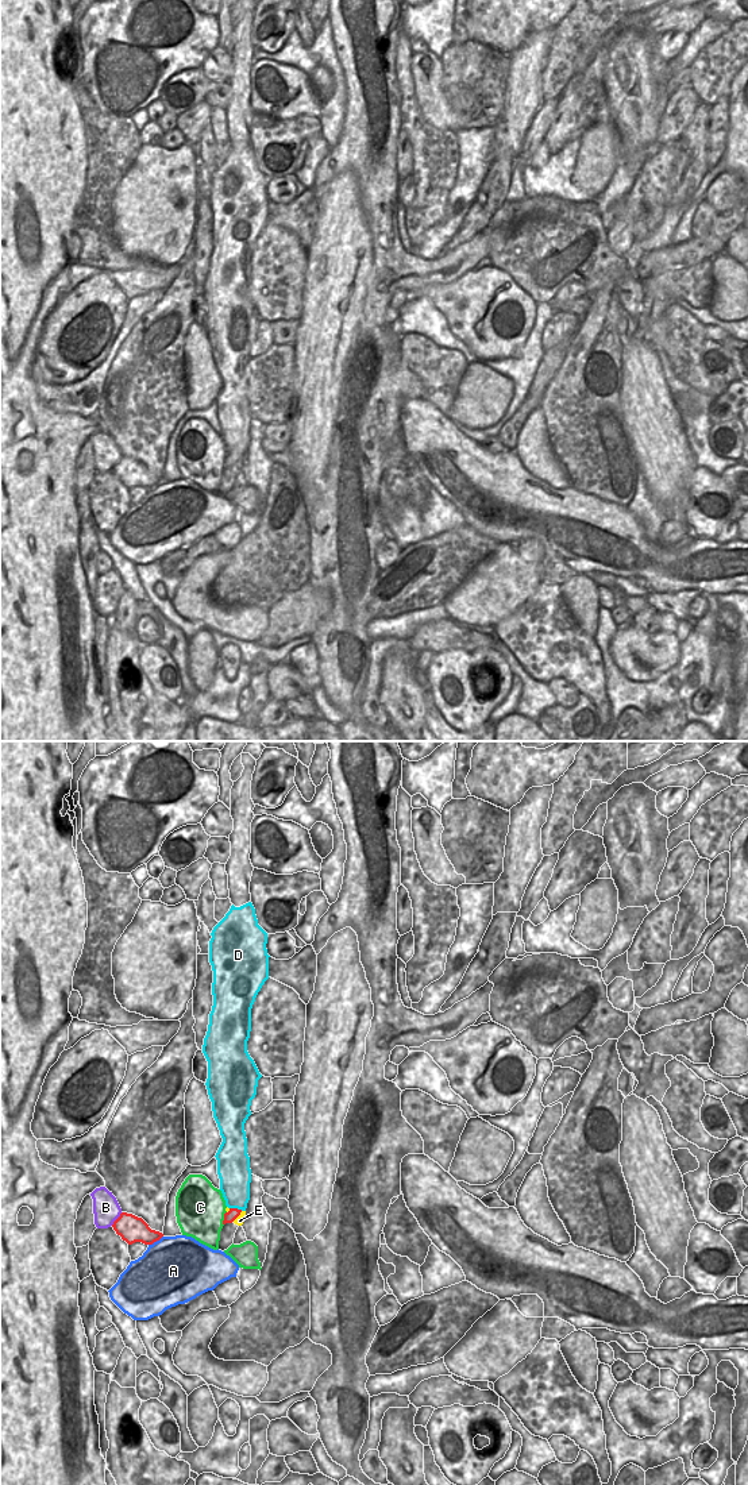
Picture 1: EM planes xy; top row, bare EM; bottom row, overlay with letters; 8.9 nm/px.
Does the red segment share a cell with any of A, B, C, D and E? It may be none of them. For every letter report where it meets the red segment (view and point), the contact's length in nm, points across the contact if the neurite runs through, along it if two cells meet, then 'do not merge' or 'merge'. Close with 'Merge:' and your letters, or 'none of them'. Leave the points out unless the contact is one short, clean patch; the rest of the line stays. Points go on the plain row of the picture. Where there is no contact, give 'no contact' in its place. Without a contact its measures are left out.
A: meets red in xy at (155, 485); contact 160 nm long; do not merge
B: meets red in xy at (116, 463); contact 160 nm long; do not merge
C: meets red in xy at (224, 462); contact 130 nm long; do not merge
D: meets red in xy at (236, 452); contact 120 nm long; border along xy (230, 451), (242, 454); do not merge
E: meets red in xy at (236, 461); contact 130 nm long; runs through xy (232, 458), (236, 461), (239, 465); merge
Merge: E

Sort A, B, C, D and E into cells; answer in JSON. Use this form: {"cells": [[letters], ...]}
{"cells": [["A"], ["B"], ["C"], ["D"], ["E"]]}

